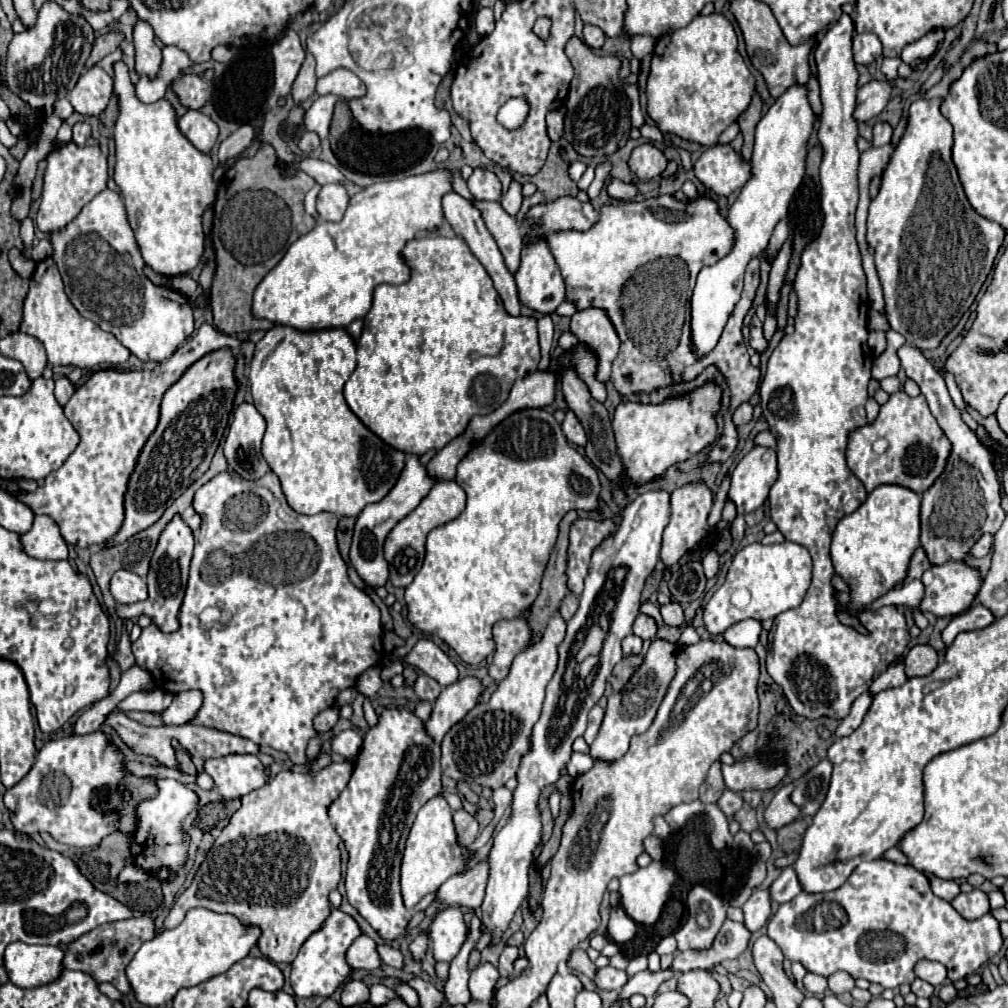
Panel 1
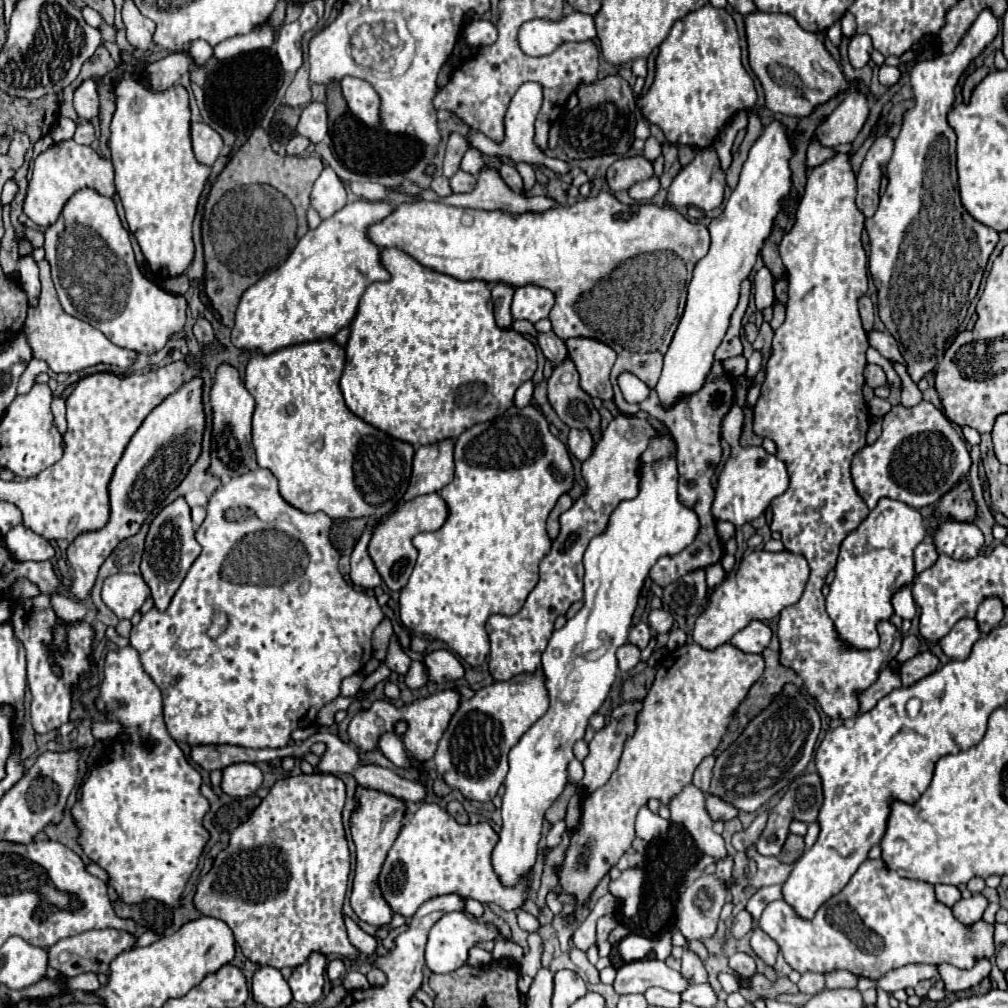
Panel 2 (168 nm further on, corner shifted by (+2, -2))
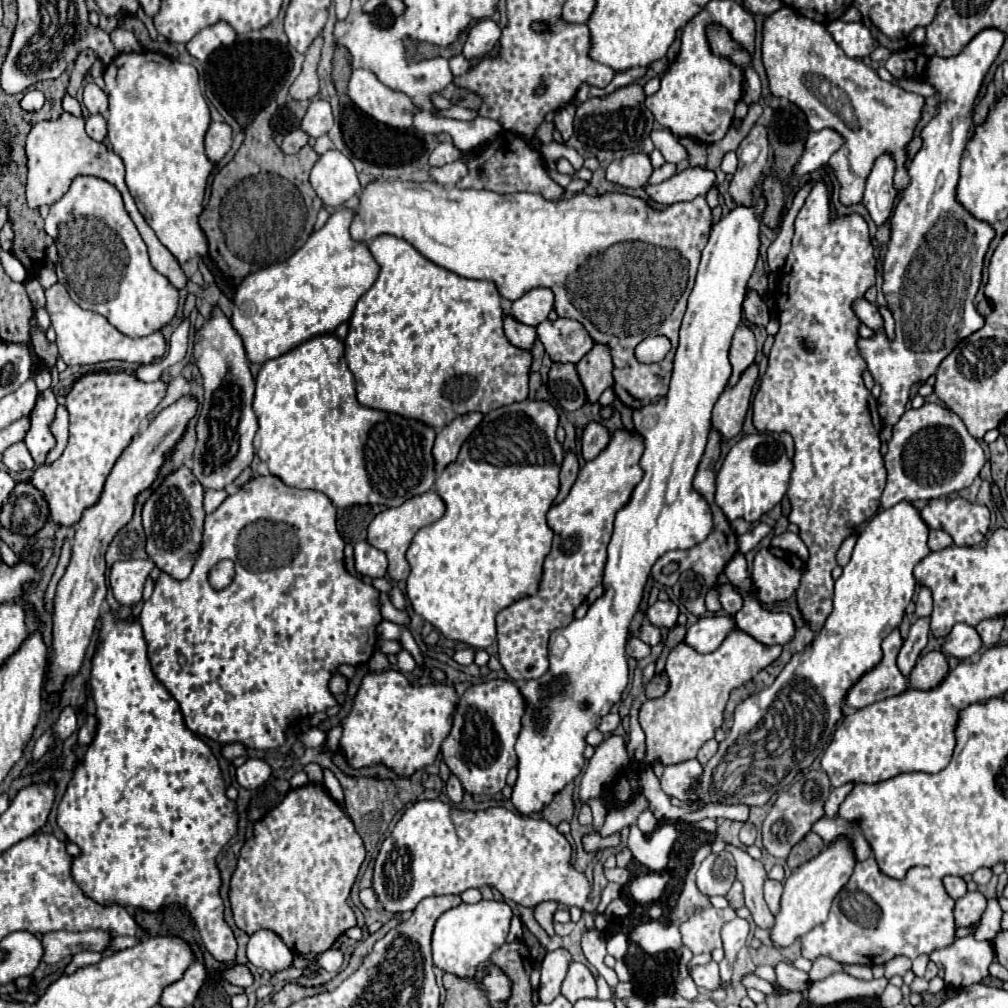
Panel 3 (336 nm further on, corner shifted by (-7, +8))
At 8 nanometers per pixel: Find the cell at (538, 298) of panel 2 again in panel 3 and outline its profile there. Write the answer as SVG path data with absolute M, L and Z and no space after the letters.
M532 288L522 298L510 304L510 314L524 324L538 326L554 308L554 292L550 288Z

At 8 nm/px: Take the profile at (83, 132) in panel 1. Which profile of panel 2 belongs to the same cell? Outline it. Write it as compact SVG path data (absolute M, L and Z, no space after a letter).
M81 120L79 126L77 126L77 132L75 132L73 140L75 140L77 144L91 144L91 142L95 140L95 130L93 130L91 122Z

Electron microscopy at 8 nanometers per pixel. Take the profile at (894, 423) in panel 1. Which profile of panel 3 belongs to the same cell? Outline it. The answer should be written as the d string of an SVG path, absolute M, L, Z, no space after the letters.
M924 402L918 410L910 408L894 424L888 452L884 454L888 480L882 492L882 508L890 508L902 500L942 498L968 488L984 464L984 450L954 412L934 402Z

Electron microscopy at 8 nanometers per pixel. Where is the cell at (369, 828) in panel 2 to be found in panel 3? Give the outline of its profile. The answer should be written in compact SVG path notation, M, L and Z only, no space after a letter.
M364 888L362 892L360 892L360 902L366 906L366 908L378 908L378 896L376 896L376 892L372 890L372 888Z

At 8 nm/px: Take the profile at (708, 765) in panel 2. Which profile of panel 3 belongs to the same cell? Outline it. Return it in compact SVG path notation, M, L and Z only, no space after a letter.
M712 738L712 740L708 740L708 742L700 748L700 752L698 752L696 760L698 760L700 764L706 764L706 762L716 754L716 750L718 750L718 742Z

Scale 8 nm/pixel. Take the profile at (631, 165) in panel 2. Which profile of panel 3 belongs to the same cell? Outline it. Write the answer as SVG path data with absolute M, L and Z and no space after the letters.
M638 152L638 154L628 154L620 160L614 160L606 170L606 178L620 186L640 188L640 186L646 186L652 170L654 168L652 168L650 156L646 152Z

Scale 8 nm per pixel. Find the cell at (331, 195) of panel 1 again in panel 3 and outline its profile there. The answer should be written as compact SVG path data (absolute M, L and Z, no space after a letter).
M328 150L320 156L310 172L310 184L326 206L342 206L360 192L352 162L338 150Z

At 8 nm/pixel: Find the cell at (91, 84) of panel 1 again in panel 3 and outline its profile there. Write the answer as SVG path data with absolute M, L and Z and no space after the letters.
M88 82L84 86L84 94L82 94L82 104L90 114L106 114L108 112L108 96L104 94L104 90L94 84Z

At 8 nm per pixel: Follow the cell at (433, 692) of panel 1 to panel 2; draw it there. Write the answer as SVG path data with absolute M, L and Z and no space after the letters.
M393 634L389 644L389 654L387 654L387 666L397 674L405 674L409 670L409 664L411 664L411 658L403 652L399 638Z

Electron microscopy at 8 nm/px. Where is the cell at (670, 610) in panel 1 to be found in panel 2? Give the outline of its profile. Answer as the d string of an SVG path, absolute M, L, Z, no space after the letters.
M651 610L649 614L649 626L657 632L657 634L663 634L663 632L669 632L671 626L673 626L673 618L669 612L665 610Z

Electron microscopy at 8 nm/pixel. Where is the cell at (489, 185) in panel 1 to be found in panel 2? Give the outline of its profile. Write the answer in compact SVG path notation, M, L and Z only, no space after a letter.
M459 170L449 178L449 186L451 186L453 192L469 192L475 186L475 176Z

